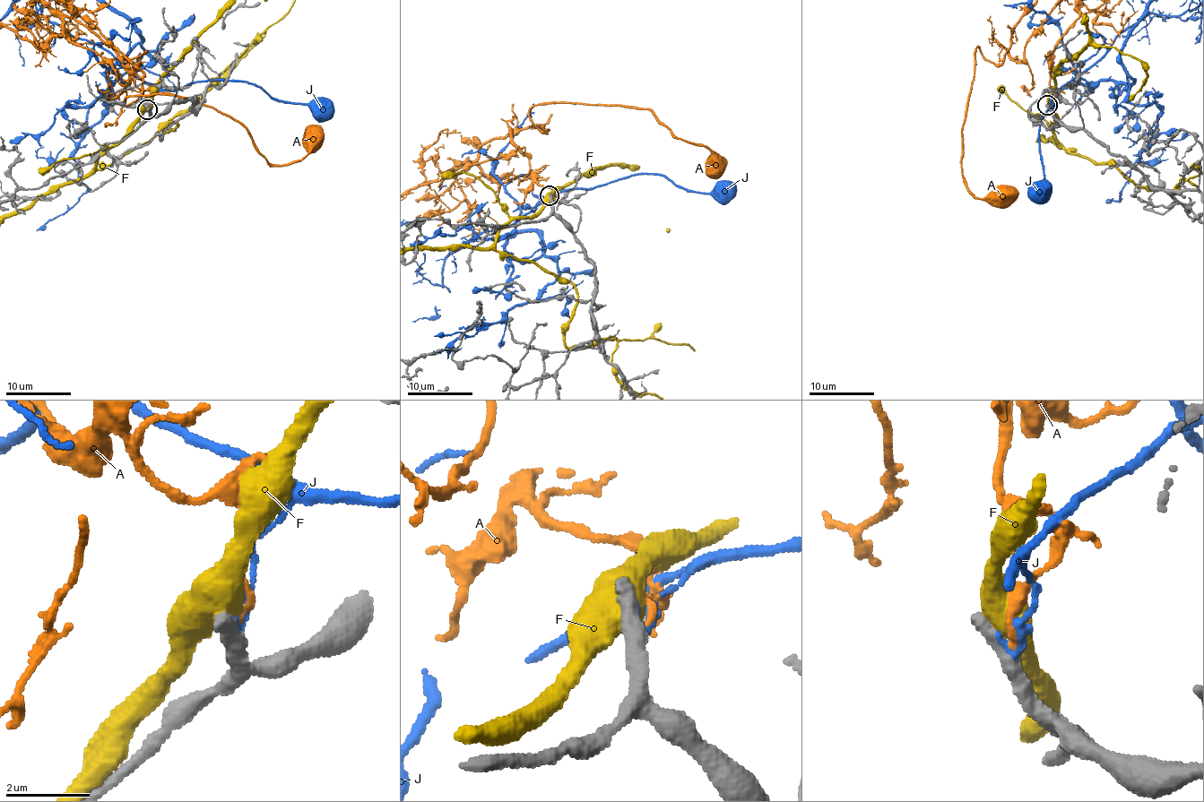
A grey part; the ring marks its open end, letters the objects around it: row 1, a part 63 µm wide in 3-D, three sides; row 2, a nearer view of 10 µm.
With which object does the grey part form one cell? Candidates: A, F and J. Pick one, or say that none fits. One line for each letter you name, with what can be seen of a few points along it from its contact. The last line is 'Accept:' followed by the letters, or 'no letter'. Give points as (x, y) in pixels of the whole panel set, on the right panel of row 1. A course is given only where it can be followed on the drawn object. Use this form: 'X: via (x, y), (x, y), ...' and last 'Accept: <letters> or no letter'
Accept: no letter

